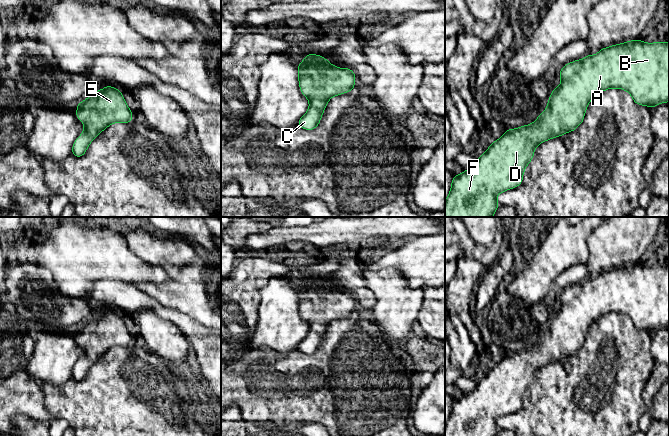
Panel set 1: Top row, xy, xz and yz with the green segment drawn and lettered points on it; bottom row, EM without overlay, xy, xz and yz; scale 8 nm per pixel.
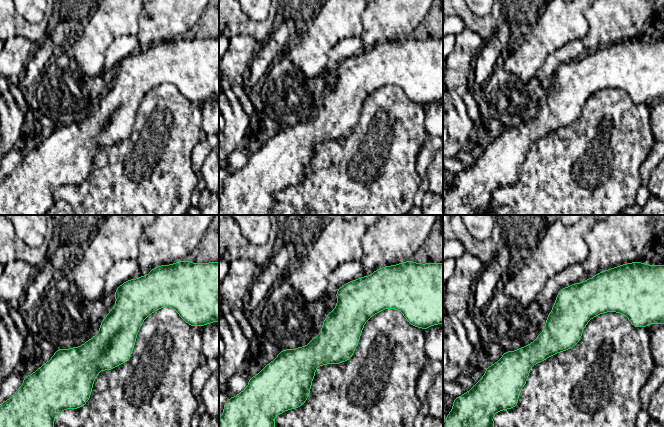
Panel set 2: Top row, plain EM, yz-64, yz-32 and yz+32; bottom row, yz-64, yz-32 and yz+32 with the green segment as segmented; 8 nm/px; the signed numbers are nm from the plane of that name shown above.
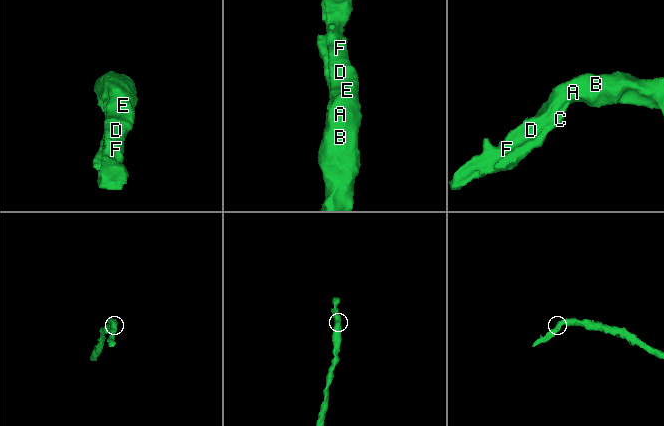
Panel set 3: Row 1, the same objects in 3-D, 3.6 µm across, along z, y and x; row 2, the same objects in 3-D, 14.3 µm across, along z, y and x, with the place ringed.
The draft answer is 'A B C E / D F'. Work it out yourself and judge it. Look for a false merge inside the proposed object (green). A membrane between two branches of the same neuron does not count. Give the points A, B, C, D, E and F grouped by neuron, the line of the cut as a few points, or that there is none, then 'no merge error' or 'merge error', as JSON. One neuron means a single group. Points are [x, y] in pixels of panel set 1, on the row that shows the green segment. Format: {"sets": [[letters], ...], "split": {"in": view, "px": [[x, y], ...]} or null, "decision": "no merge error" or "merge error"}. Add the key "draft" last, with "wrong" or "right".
{"sets": [["A", "B", "C", "D", "E", "F"]], "split": null, "decision": "no merge error", "draft": "wrong"}

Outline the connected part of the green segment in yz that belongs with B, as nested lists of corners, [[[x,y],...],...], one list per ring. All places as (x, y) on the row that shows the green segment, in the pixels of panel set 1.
[[[635,39],[611,45],[602,48],[595,55],[588,54],[583,59],[567,63],[560,69],[559,74],[560,85],[553,89],[546,109],[533,123],[515,129],[507,129],[476,159],[471,168],[454,175],[449,195],[445,200],[445,217],[493,217],[500,206],[497,195],[521,185],[525,168],[532,161],[536,147],[542,142],[575,131],[582,124],[590,101],[599,93],[612,88],[623,89],[631,95],[637,105],[650,108],[669,102],[669,42],[647,43]]]

